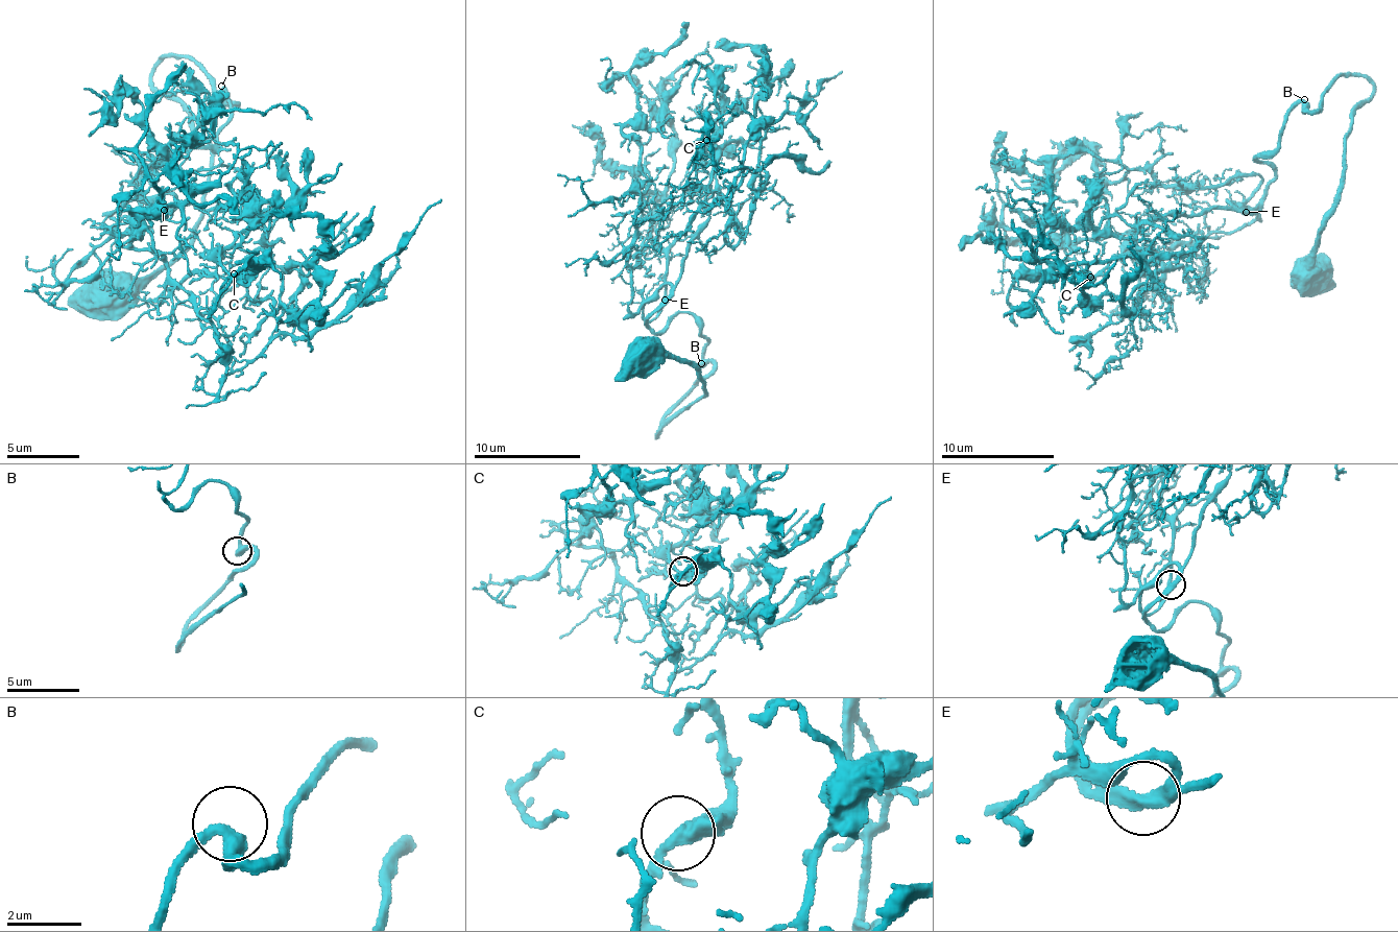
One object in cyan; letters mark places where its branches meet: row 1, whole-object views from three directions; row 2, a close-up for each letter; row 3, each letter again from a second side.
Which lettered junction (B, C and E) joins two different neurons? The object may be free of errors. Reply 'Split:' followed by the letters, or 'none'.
Split: none

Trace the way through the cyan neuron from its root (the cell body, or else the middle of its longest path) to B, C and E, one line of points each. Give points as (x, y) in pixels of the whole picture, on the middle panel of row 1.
B: (643, 357), (691, 361), (705, 392), (655, 436), (663, 417), (713, 367), (701, 363)
C: (643, 357), (705, 392), (655, 436), (713, 367), (690, 313), (646, 321), (718, 195), (706, 140)
E: (643, 357), (691, 361), (705, 392), (655, 436), (713, 367), (690, 313), (659, 332), (648, 325), (665, 300)

